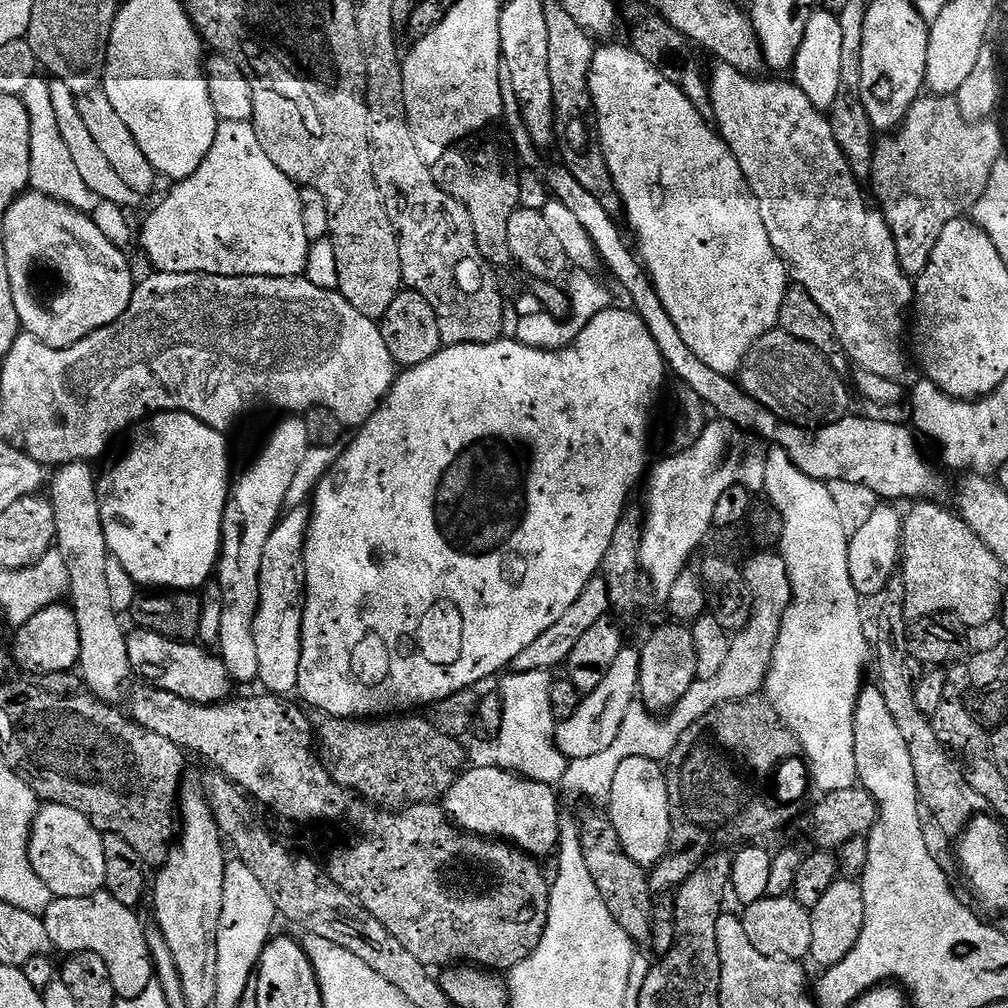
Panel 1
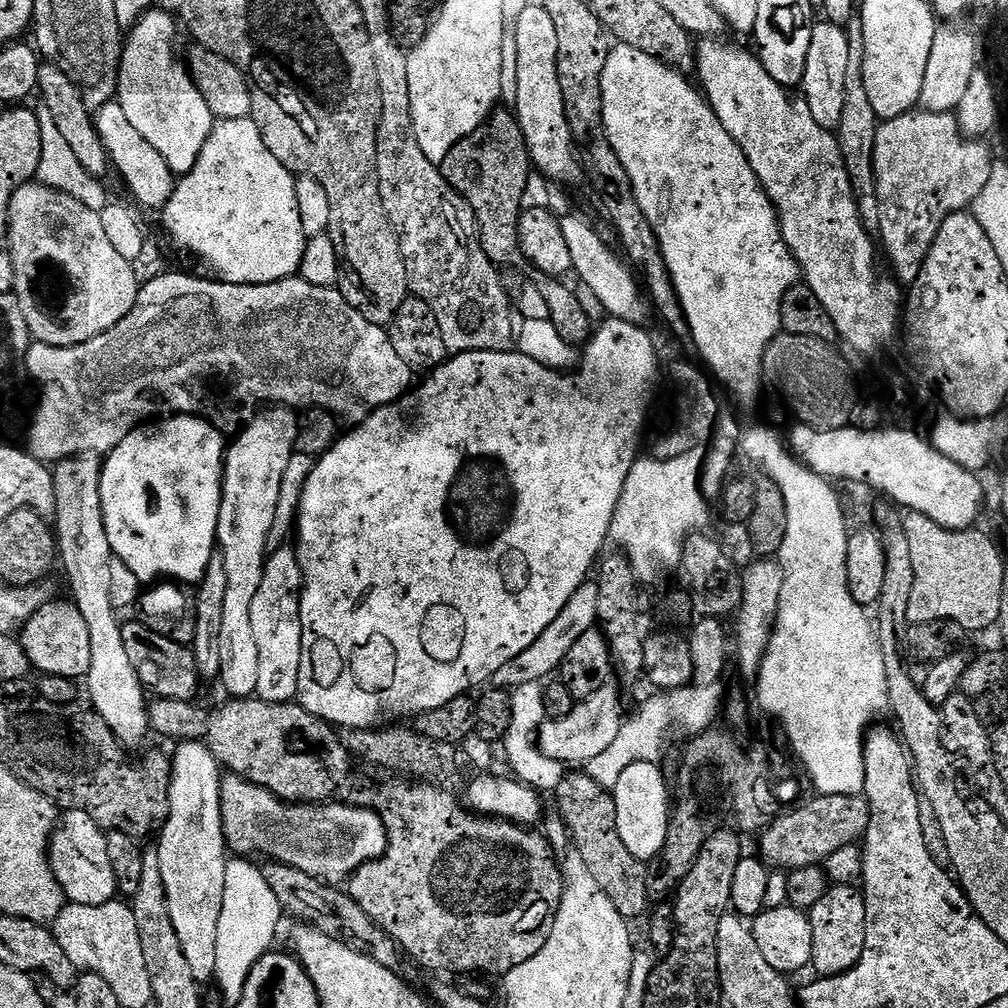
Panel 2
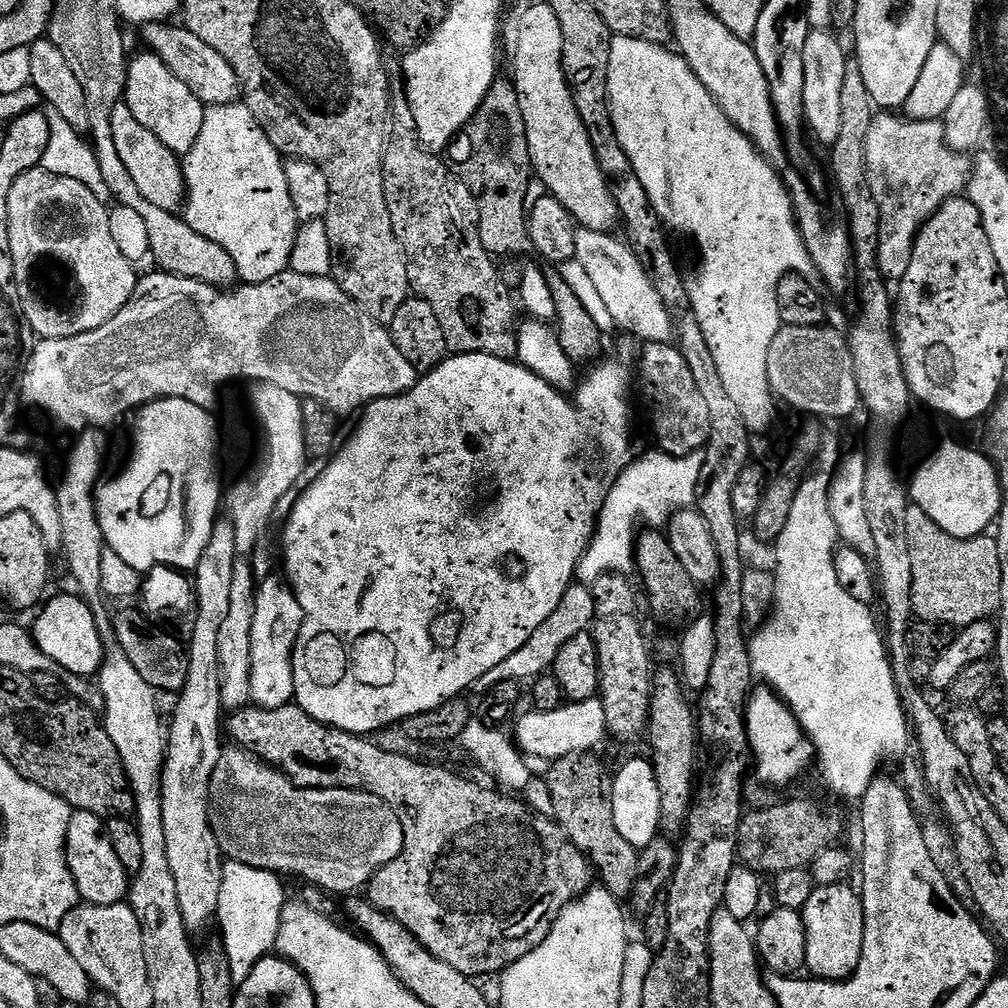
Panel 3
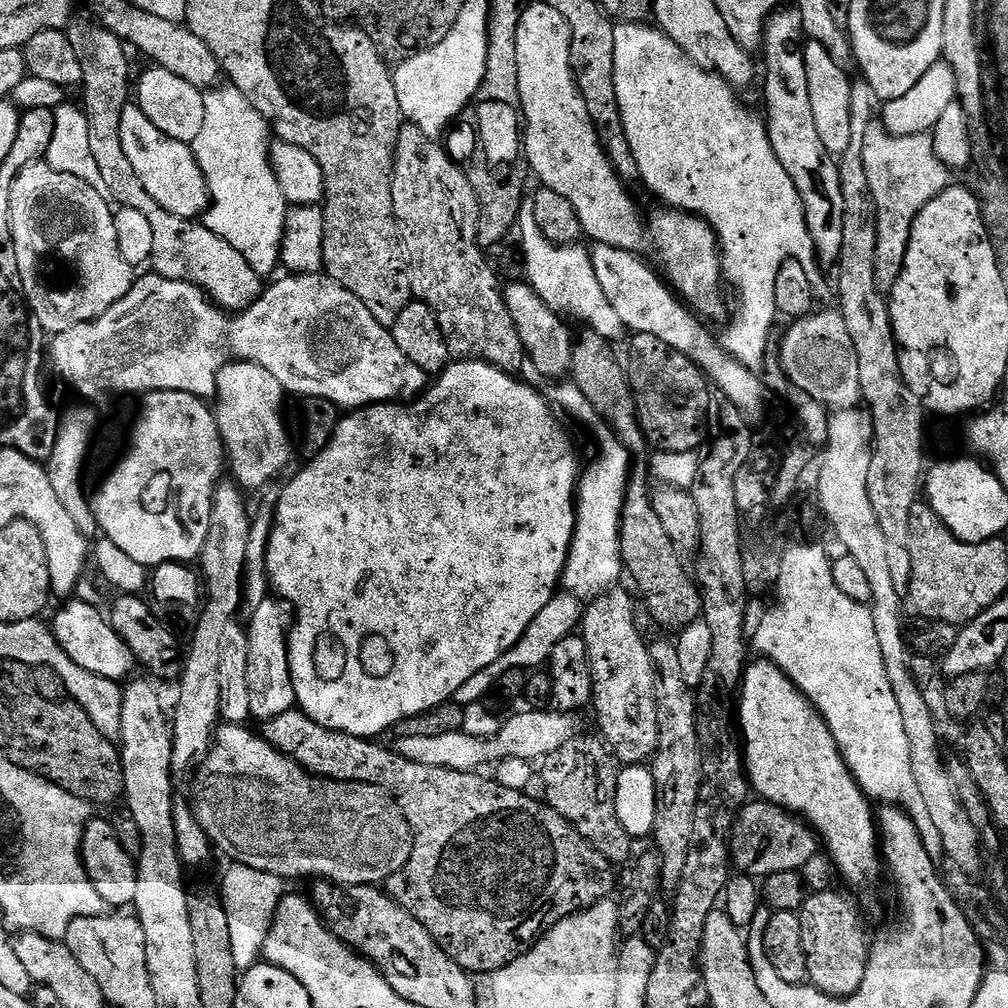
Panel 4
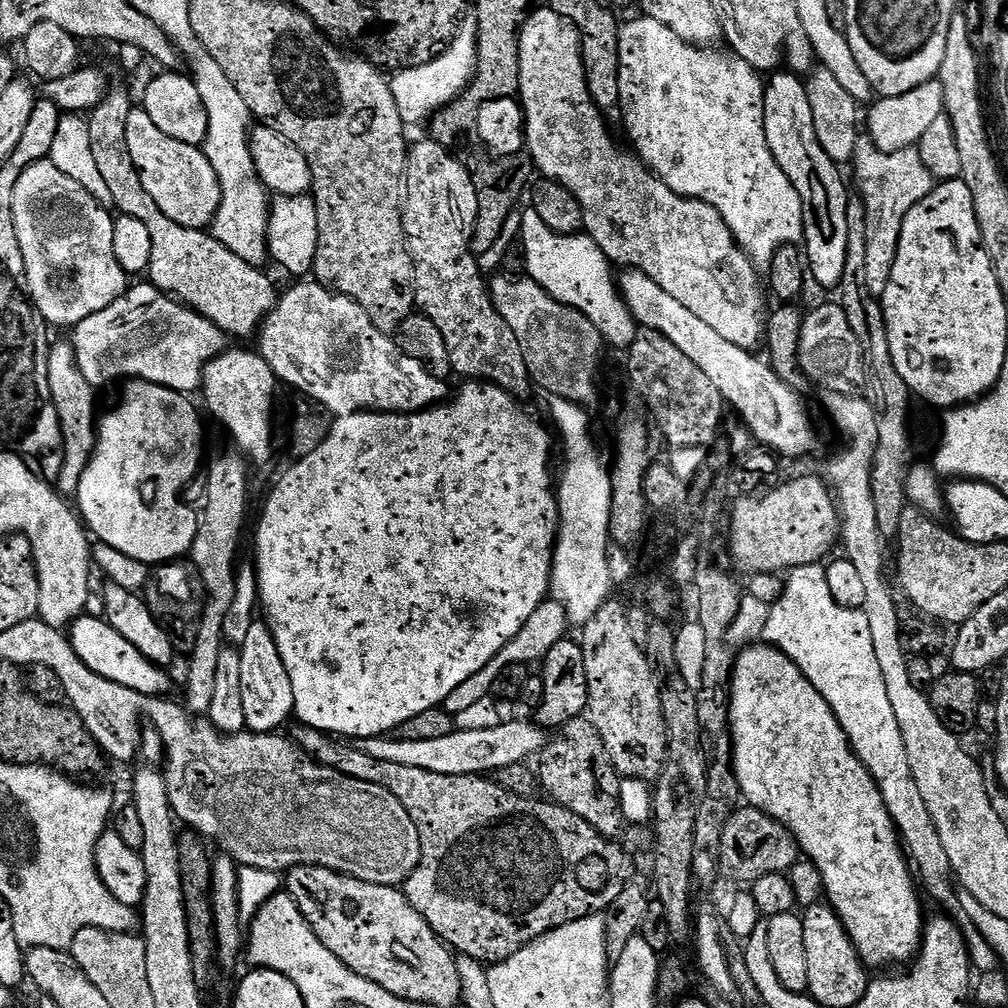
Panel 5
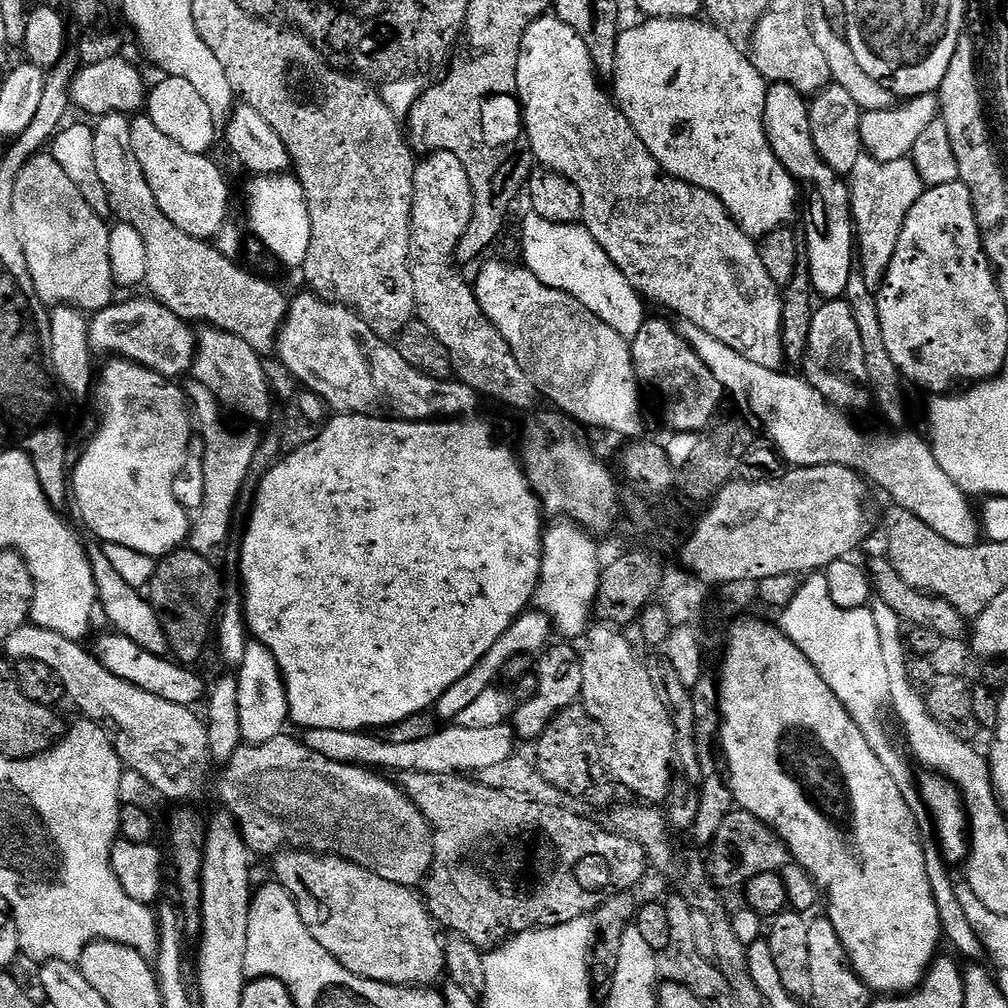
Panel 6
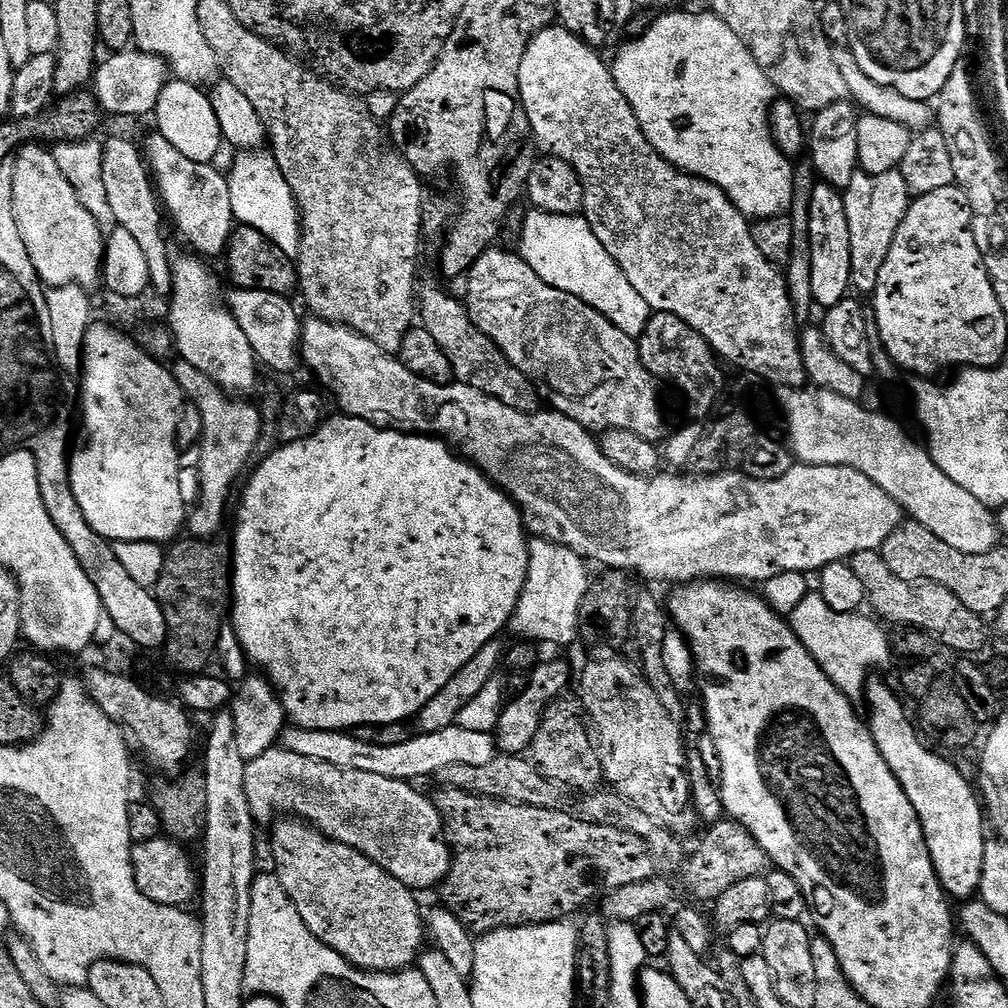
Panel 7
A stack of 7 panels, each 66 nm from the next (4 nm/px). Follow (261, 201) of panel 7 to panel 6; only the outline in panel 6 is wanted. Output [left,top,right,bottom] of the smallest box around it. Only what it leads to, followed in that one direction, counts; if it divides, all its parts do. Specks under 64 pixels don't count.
[248,174,310,269]

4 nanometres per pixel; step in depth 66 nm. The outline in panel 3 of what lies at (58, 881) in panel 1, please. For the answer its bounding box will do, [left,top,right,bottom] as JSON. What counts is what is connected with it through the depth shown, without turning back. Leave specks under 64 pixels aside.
[67,811,130,906]

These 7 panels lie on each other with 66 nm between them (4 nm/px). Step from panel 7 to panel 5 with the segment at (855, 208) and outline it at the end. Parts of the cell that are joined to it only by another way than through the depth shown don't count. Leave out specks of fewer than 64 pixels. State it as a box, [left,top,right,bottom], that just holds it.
[851,134,934,298]

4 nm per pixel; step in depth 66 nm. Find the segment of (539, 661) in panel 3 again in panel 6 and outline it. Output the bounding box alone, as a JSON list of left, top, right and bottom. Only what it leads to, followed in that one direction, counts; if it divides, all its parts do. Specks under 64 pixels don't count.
[434,610,554,722]

